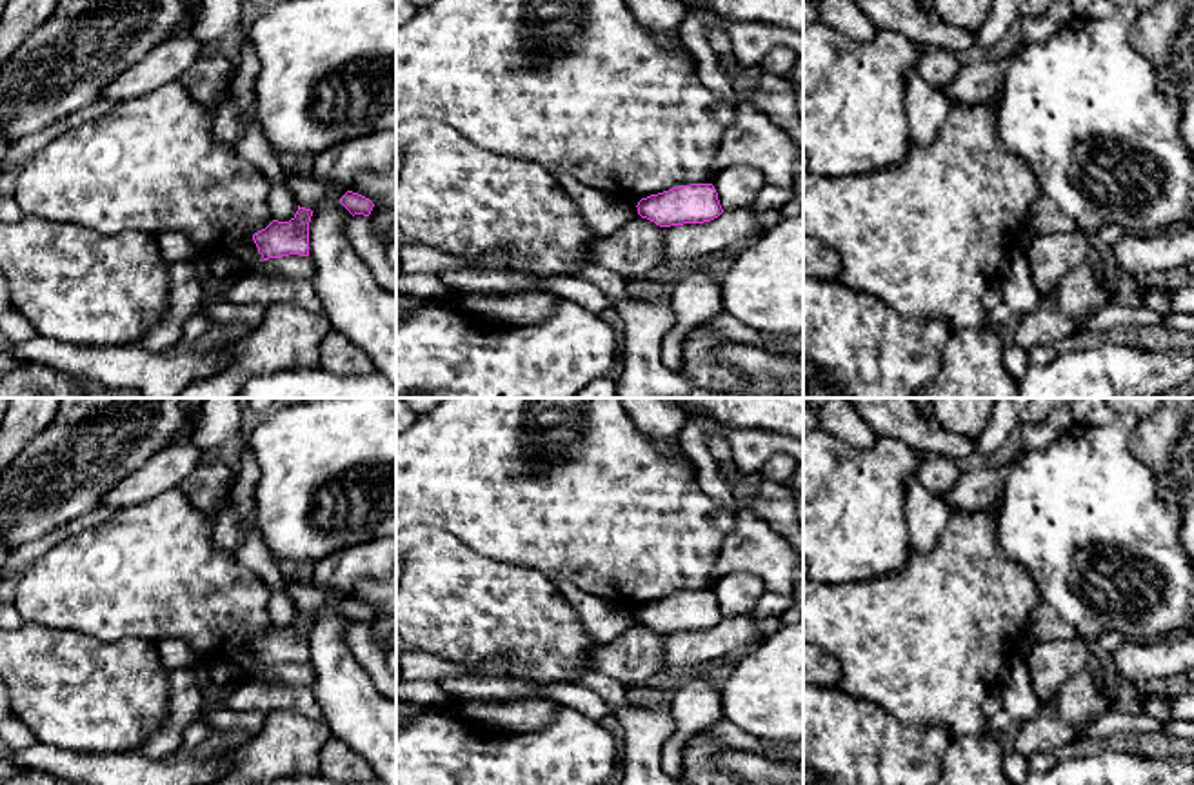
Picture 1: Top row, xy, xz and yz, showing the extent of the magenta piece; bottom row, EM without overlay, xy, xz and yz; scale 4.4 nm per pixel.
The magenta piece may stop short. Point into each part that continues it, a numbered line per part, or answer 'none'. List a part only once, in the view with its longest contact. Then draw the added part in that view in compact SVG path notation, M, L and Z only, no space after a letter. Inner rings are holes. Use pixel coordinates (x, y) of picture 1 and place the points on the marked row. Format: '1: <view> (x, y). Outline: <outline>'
none

